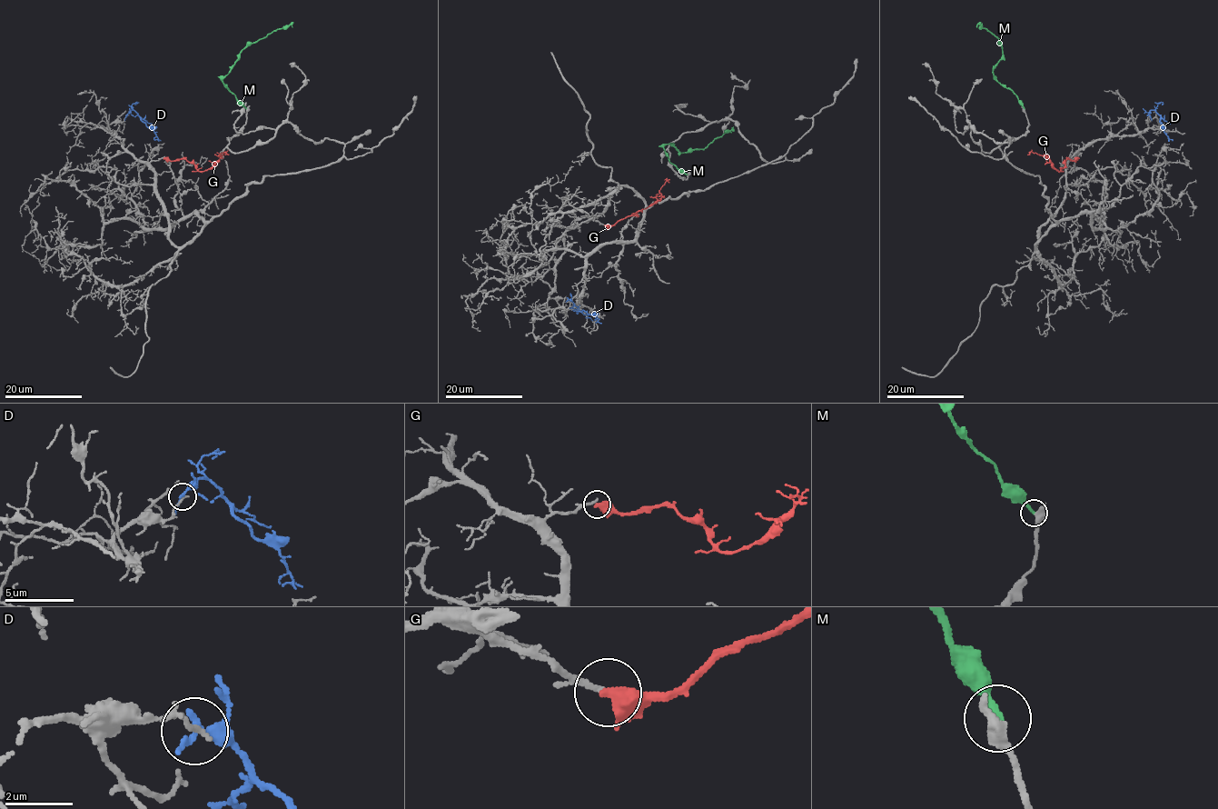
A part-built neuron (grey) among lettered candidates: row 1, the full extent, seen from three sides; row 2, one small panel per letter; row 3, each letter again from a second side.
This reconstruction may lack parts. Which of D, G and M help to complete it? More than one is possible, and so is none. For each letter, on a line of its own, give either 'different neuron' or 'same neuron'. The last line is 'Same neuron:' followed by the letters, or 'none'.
D: different neuron
G: different neuron
M: different neuron
Same neuron: none

